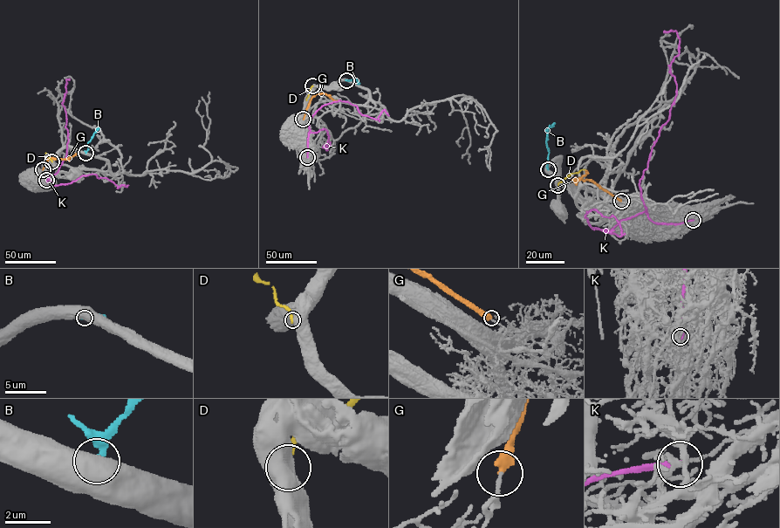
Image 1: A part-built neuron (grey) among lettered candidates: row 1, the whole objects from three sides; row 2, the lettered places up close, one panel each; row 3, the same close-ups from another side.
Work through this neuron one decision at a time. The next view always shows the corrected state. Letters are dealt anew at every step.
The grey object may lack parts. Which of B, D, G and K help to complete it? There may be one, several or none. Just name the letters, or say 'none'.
none

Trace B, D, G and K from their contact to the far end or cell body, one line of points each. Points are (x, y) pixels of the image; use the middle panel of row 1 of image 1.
B: (346, 80), (356, 80), (357, 83)
D: (312, 85), (306, 99)
G: (304, 120), (310, 101), (316, 94), (325, 93), (338, 100)
K: (307, 157), (310, 119), (323, 106), (340, 100), (372, 118), (379, 120), (384, 109), (389, 115)

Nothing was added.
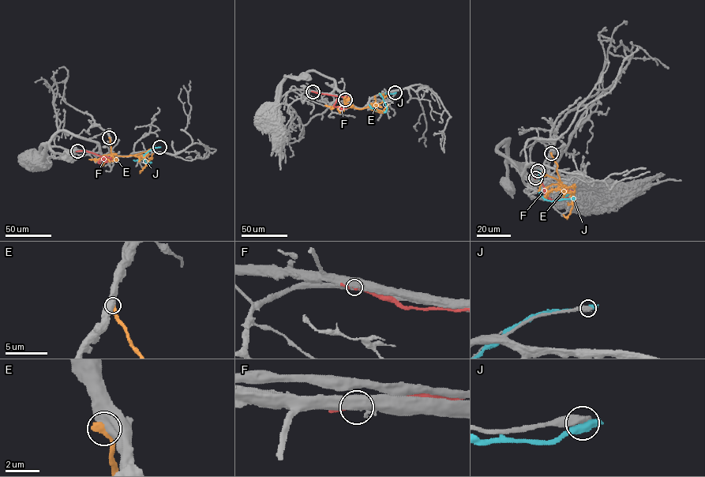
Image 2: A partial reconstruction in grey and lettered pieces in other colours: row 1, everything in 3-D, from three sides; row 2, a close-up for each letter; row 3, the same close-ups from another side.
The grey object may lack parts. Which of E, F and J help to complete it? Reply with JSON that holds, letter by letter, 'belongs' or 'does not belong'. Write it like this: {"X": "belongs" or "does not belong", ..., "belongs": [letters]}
{"E": "does not belong", "F": "does not belong", "J": "does not belong", "belongs": []}

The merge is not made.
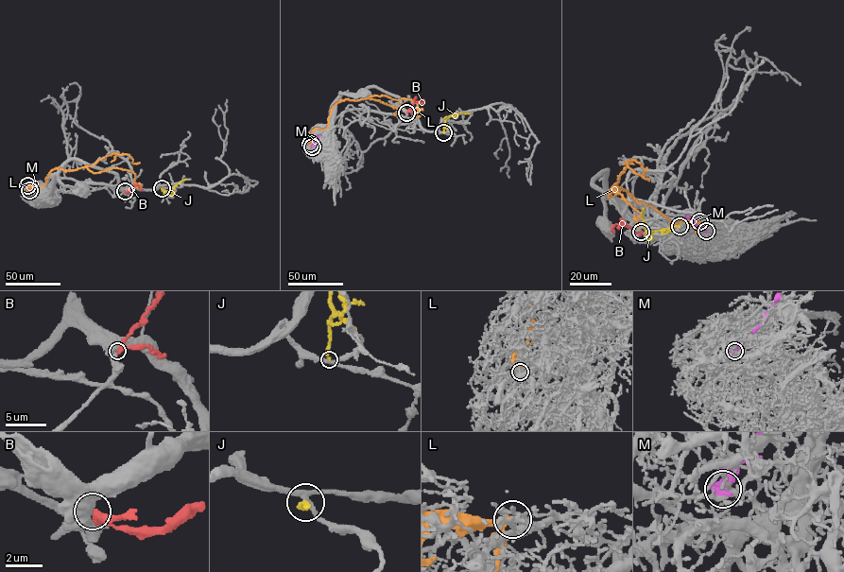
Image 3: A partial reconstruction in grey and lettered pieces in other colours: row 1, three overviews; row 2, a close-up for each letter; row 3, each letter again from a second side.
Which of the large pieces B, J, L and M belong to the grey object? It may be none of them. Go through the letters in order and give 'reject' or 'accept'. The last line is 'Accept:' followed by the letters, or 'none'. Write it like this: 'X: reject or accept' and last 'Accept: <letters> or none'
B: reject
J: reject
L: reject
M: reject
Accept: none

